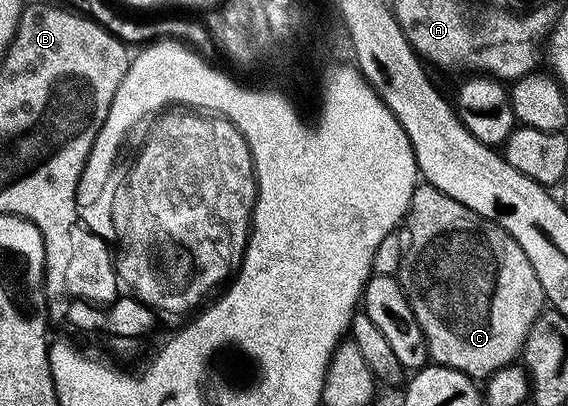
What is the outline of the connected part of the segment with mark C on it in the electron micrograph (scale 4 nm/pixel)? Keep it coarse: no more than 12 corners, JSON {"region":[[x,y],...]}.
{"region":[[425,181],[400,288],[429,360],[477,381],[546,307],[522,245]]}

